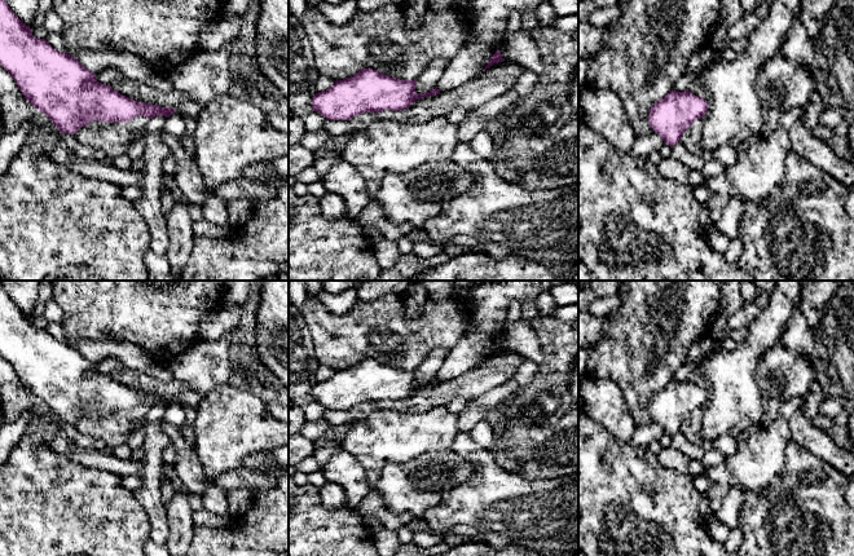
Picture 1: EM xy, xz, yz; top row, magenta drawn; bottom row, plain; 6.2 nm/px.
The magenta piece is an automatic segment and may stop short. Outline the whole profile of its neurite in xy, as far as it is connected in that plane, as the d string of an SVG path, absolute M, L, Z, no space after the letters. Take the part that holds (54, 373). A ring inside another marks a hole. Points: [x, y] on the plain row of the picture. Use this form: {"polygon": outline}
{"polygon": "M0 283L0 354L16 370L25 388L45 403L62 423L75 424L92 411L126 412L135 407L170 407L173 397L160 397L128 388L110 375L97 371L96 363L87 359L75 347L50 336L45 328L36 328L9 297Z"}

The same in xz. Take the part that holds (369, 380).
{"polygon": "M373 358L360 359L349 369L335 371L326 381L316 383L313 401L329 410L351 410L365 402L401 401L417 389L437 385L437 378L418 384L417 370L400 370Z"}

